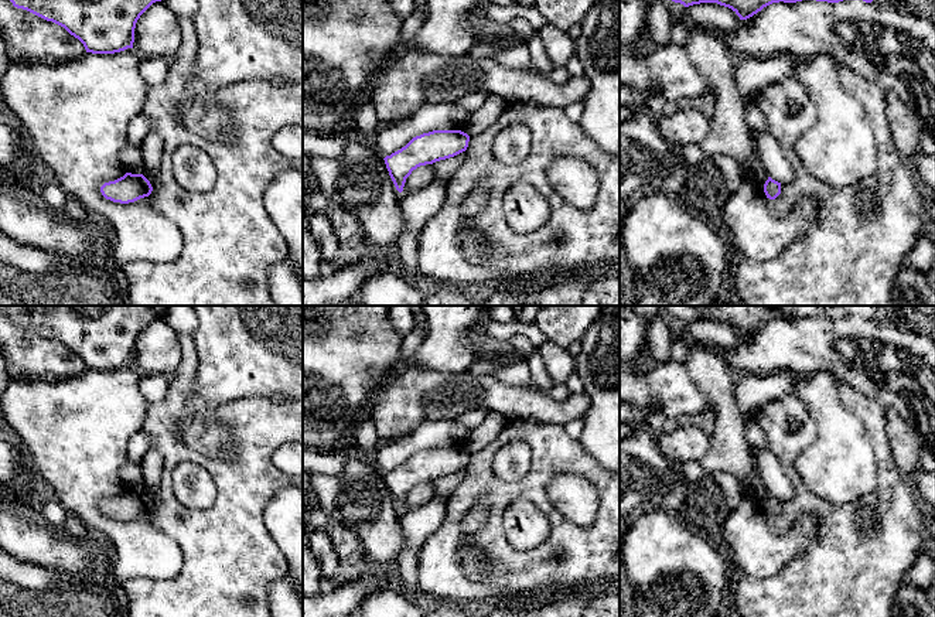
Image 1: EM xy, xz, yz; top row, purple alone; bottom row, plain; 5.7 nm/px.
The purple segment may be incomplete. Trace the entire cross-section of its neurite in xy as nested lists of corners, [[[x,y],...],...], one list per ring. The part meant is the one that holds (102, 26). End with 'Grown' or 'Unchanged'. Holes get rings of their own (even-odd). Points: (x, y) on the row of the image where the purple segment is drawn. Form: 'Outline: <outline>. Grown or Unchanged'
Outline: [[[10,0],[14,7],[27,10],[47,21],[64,27],[78,38],[86,52],[115,54],[133,48],[134,28],[140,16],[161,0]]]. Unchanged

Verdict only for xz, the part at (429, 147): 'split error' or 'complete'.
complete

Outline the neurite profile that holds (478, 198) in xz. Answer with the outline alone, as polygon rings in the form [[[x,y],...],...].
[[[477,187],[463,204],[463,215],[467,218],[475,217],[488,202],[488,191],[484,187]]]

